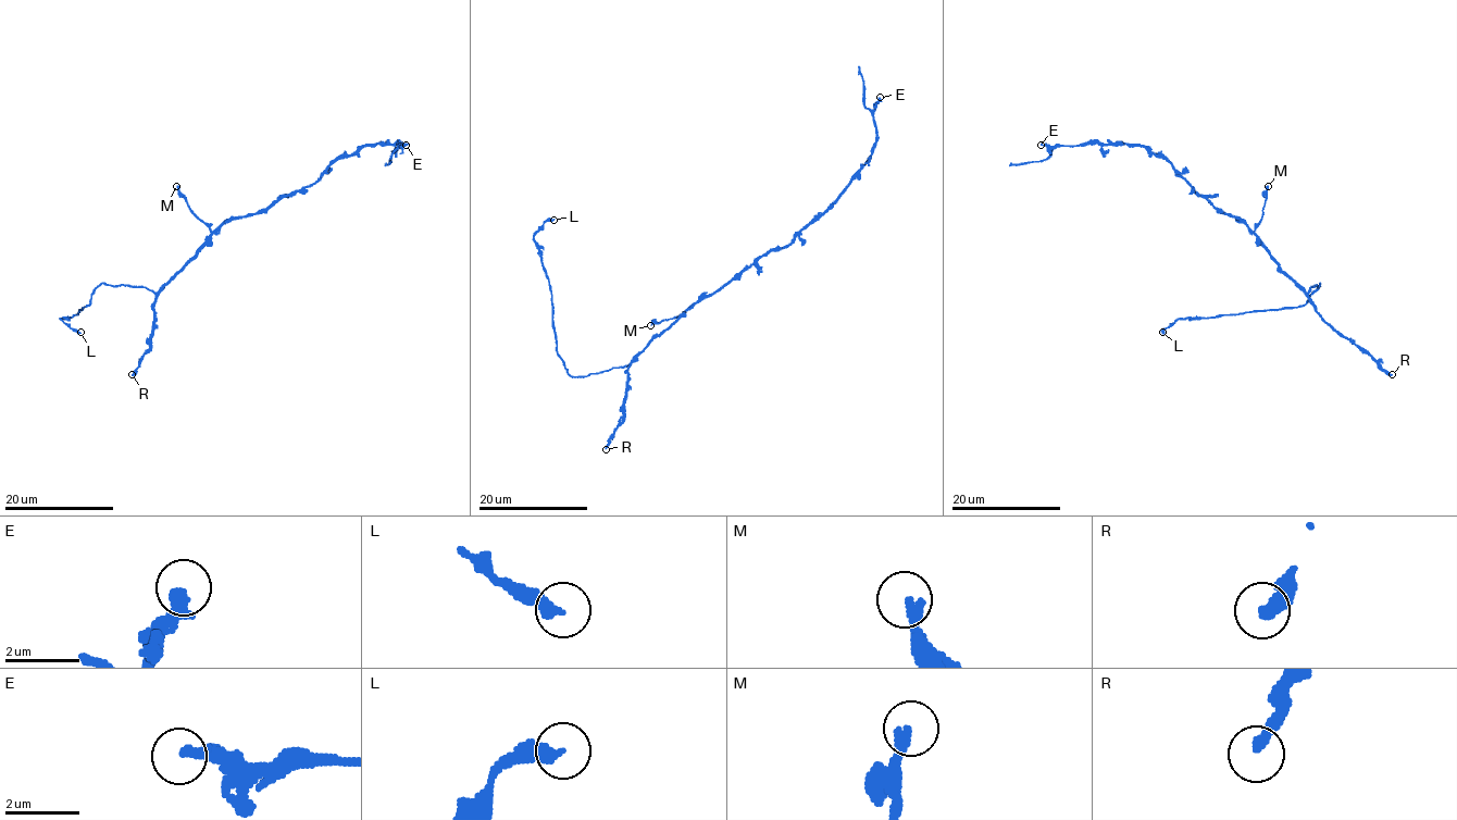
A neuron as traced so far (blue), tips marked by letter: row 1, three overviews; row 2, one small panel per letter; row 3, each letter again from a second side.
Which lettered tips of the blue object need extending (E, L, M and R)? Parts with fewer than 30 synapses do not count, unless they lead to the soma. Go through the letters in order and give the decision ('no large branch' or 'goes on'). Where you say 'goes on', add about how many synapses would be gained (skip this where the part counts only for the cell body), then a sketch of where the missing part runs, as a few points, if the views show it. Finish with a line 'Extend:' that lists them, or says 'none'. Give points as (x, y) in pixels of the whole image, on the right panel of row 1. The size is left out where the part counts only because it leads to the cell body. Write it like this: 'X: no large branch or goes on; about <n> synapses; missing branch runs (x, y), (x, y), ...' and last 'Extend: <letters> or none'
E: no large branch
L: no large branch
M: goes on; about 50 synapses; missing branch runs (1268, 186), (1266, 159), (1255, 139), (1257, 111), (1244, 90), (1259, 83)
R: no large branch
Extend: M

